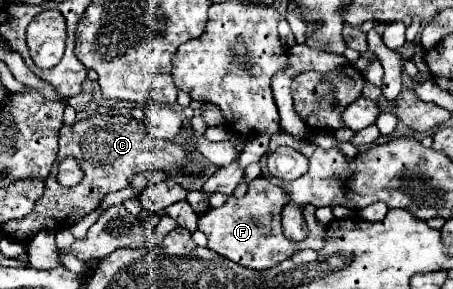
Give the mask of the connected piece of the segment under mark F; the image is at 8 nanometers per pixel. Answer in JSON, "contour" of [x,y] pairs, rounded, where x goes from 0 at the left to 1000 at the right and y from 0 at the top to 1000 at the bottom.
{"contour":[[[570,609],[570,616],[552,623],[543,678],[534,678],[534,685],[508,678],[494,713],[468,720],[455,740],[446,740],[437,761],[437,796],[459,817],[464,865],[472,865],[477,879],[486,879],[530,920],[561,927],[561,934],[600,927],[600,920],[627,907],[631,893],[649,886],[662,858],[715,851],[720,782],[698,761],[693,713],[671,720],[671,761],[680,775],[680,824],[667,837],[640,837],[627,824],[623,782],[618,782],[618,734],[623,734],[627,699],[631,699],[631,671],[614,644],[605,644],[596,623],[587,623],[583,609]]]}

